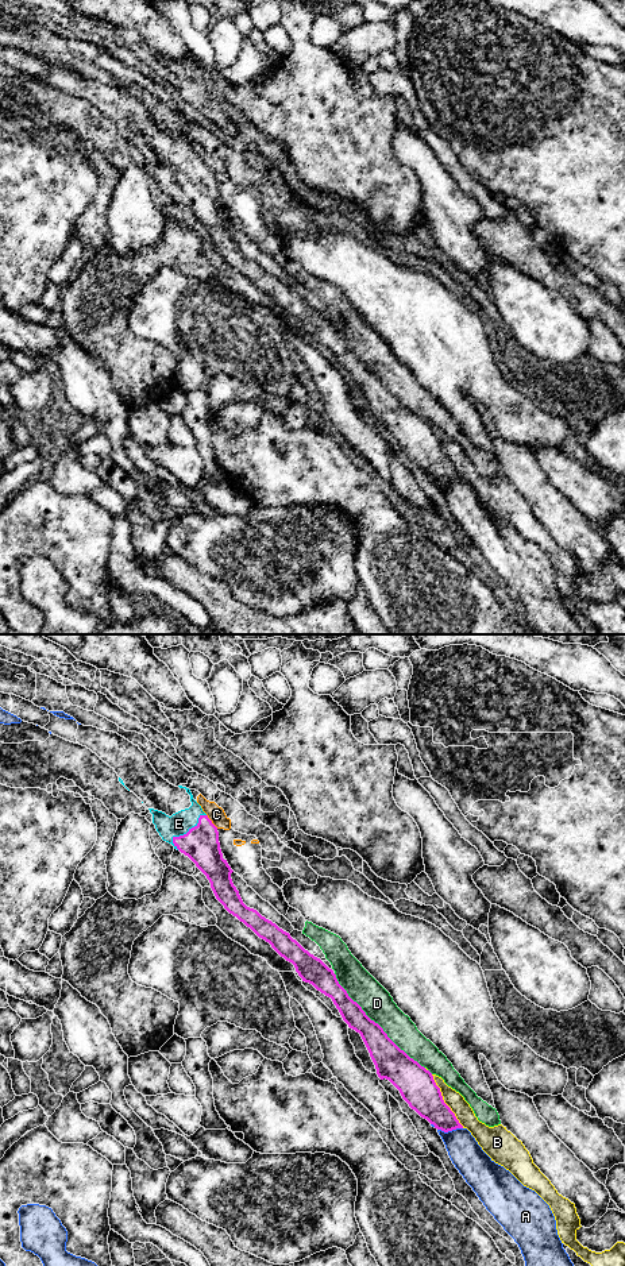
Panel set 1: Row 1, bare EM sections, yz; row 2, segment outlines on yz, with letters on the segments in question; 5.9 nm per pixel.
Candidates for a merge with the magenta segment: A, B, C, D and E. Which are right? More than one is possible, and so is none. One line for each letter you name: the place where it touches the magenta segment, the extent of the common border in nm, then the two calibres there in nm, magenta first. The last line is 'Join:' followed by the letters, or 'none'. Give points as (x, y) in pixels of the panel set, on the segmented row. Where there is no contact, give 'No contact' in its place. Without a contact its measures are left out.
E: Touches magenta at yz (186, 833). Shared border 280 nm. Thickness 220 nm (magenta) against 140 nm
Join: E

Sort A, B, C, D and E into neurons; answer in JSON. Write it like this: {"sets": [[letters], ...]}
{"sets": [["A"], ["B"], ["C", "D"], ["E"]]}

